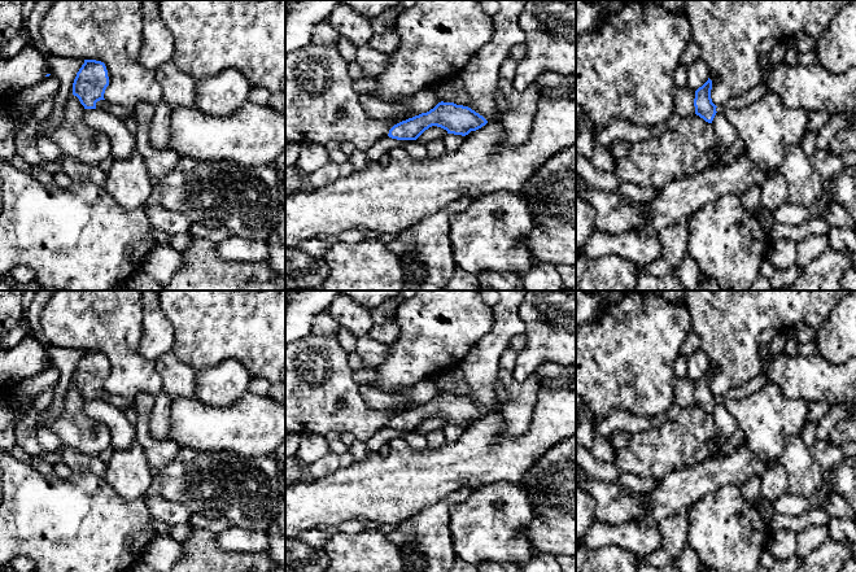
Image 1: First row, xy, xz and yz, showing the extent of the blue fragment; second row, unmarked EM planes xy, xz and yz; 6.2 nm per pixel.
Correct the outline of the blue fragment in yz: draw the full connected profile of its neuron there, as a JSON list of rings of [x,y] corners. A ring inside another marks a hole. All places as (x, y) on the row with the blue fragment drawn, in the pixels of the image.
[[[708,80],[695,91],[694,106],[695,114],[703,118],[706,122],[712,123],[716,115],[716,105],[711,99],[712,80]]]

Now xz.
[[[438,102],[433,109],[394,125],[388,136],[397,140],[416,140],[432,126],[447,134],[466,136],[485,126],[488,121],[468,106],[454,102]]]

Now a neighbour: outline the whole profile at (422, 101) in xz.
[[[429,88],[412,93],[403,102],[380,100],[370,92],[359,93],[359,100],[370,118],[383,121],[399,118],[402,115],[419,115],[429,112],[440,102],[440,99]]]

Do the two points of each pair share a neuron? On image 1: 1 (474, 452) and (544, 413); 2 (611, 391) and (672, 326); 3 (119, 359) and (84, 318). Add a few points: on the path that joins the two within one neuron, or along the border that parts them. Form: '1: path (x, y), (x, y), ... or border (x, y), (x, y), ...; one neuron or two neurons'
1: path (494, 455), (512, 455), (534, 433); one neuron
2: path (623, 375), (656, 341); one neuron
3: path (116, 349), (95, 328); one neuron

